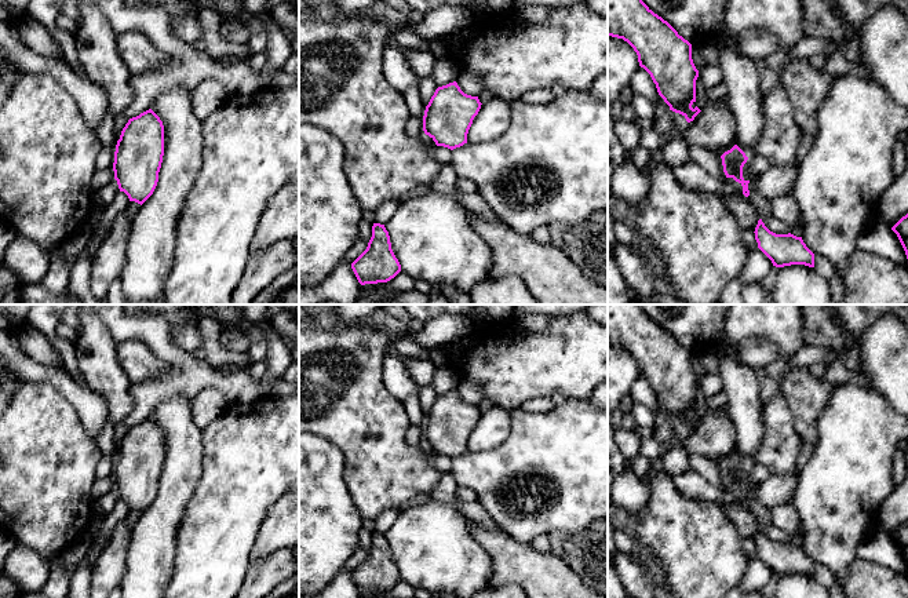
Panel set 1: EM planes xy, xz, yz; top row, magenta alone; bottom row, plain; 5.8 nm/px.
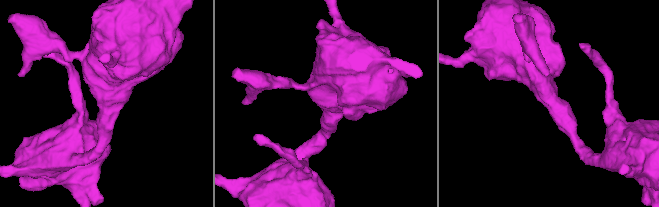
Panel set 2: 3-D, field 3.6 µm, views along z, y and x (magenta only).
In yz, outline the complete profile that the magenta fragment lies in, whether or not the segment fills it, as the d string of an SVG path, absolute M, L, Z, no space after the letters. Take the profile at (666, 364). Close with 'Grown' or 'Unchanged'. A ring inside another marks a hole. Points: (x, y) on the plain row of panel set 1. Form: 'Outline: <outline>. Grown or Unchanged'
Outline: M608 305L608 344L623 347L638 364L643 376L656 393L659 404L670 419L682 423L688 431L701 420L696 411L696 389L699 379L692 368L692 353L661 325L654 322L639 305Z. Unchanged

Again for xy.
Outline: M146 419L128 429L114 460L114 488L130 510L143 513L154 500L164 464L164 434Z. Unchanged

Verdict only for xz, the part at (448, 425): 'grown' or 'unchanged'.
unchanged

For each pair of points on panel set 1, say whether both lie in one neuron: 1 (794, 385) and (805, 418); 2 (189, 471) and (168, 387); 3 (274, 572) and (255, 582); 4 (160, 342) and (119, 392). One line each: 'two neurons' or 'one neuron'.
1: one neuron
2: two neurons
3: one neuron
4: two neurons

